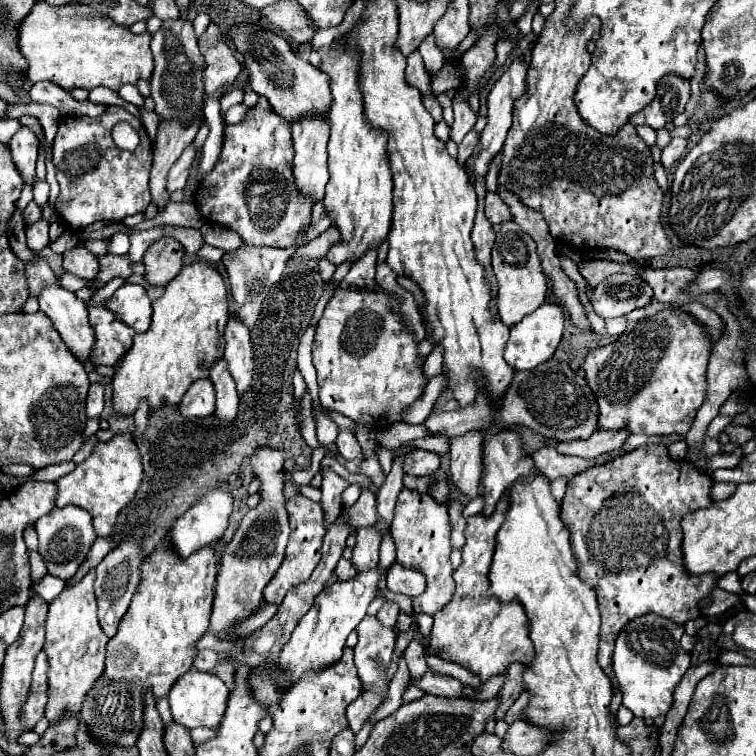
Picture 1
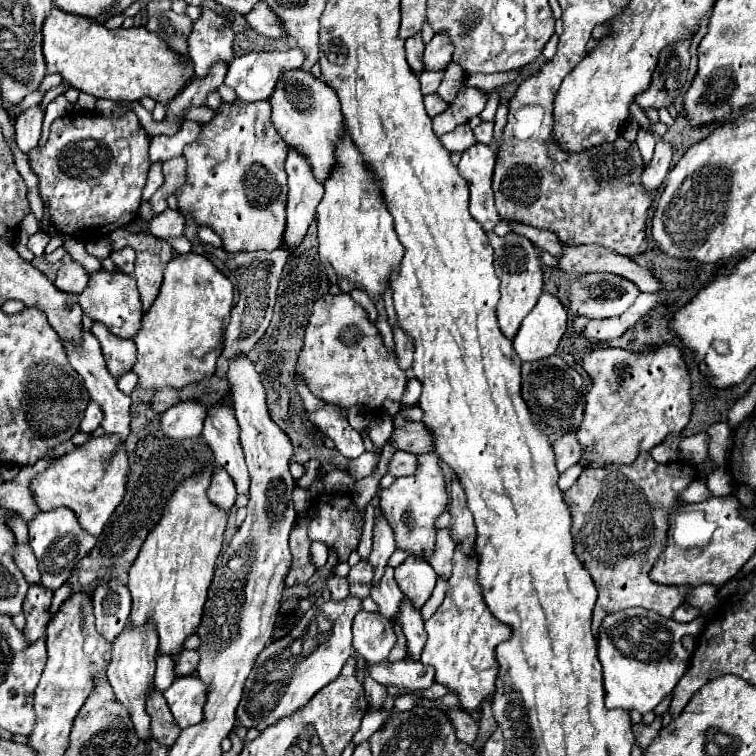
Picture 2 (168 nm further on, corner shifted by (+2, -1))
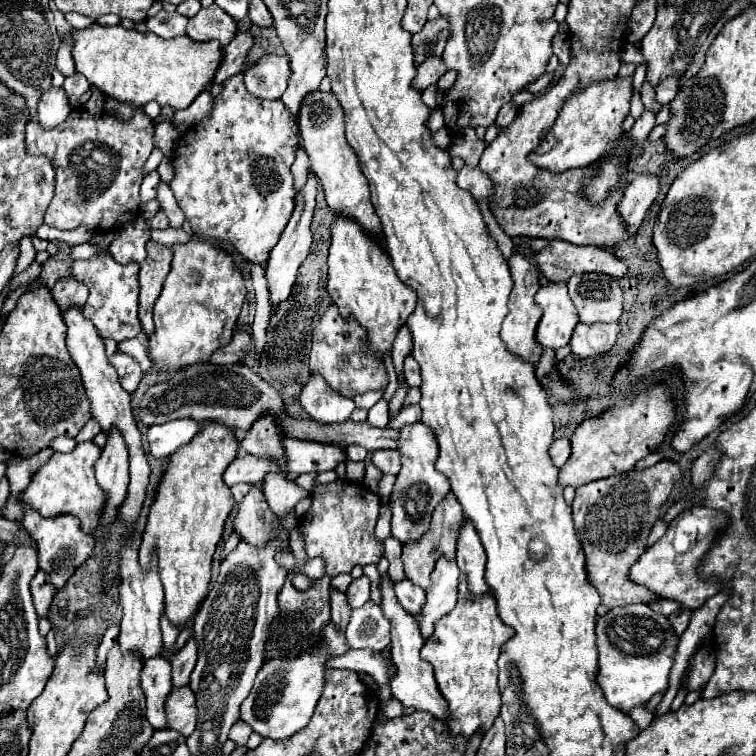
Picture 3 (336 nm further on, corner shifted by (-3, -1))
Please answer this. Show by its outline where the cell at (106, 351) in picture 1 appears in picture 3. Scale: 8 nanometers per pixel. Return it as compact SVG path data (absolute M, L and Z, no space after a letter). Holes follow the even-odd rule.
M117 351L109 361L117 369L117 373L119 373L121 387L125 391L129 391L129 393L135 393L135 389L139 387L141 377L143 377L143 369L139 367L139 363L133 357L129 357L129 355L121 353L121 351Z

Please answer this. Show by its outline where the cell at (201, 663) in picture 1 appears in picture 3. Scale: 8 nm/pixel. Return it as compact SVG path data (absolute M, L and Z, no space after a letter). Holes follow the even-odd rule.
M191 637L183 649L179 649L173 659L171 659L171 667L173 667L173 687L185 687L189 685L189 675L195 667L197 661L197 643Z

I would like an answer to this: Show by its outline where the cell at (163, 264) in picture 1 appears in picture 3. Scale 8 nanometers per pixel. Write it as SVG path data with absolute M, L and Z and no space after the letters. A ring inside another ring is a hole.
M155 241L147 243L147 259L141 263L141 273L139 273L139 285L141 285L139 319L147 339L153 333L153 305L161 295L163 281L171 269L171 259L173 253L169 247Z

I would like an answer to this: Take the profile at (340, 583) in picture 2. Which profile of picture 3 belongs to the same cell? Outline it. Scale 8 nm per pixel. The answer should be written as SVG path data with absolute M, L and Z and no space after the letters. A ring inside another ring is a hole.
M331 589L331 621L335 623L335 627L339 627L339 631L347 627L349 615L351 615L351 607L345 599L345 593Z

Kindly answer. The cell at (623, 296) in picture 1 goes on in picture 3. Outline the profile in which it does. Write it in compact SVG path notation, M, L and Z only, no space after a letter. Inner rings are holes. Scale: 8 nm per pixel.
M583 273L567 281L581 323L615 323L623 313L623 291L611 275Z

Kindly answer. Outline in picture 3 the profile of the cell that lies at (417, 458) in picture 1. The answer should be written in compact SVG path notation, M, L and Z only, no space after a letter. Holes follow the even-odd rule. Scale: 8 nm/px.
M381 449L381 451L373 451L371 457L373 465L381 471L381 473L391 473L397 475L401 469L401 461L399 461L399 453L395 449Z

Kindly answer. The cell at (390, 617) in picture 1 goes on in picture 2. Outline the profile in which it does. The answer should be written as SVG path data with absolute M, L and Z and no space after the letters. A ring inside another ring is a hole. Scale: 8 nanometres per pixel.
M386 567L380 583L372 585L370 597L376 601L376 605L380 607L380 613L386 619L394 619L398 615L398 603L402 601L402 591L398 589L398 585L394 581L394 569L392 567Z

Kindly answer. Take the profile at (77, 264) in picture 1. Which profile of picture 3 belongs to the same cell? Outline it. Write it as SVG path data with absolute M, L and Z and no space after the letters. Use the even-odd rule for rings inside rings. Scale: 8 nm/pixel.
M65 277L61 281L55 283L55 287L51 289L55 303L59 305L61 311L67 311L67 307L83 307L83 303L87 301L87 287L71 277Z

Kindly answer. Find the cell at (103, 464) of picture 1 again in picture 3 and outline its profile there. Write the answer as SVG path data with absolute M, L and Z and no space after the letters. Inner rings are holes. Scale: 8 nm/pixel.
M93 441L79 443L71 453L53 453L53 457L33 473L29 487L21 493L23 503L35 509L41 517L57 517L57 515L75 515L81 521L81 529L91 533L97 527L105 493L95 481L93 465L99 459L101 449Z

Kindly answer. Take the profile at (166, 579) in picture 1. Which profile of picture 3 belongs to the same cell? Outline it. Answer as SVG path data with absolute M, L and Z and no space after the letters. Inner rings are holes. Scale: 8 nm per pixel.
M203 423L199 435L167 461L167 475L155 491L155 503L147 517L139 563L149 563L149 553L155 549L159 557L159 577L165 591L165 613L171 623L181 627L199 607L209 589L211 557L223 533L223 523L233 507L233 495L223 483L223 471L239 453L235 431L223 423Z

